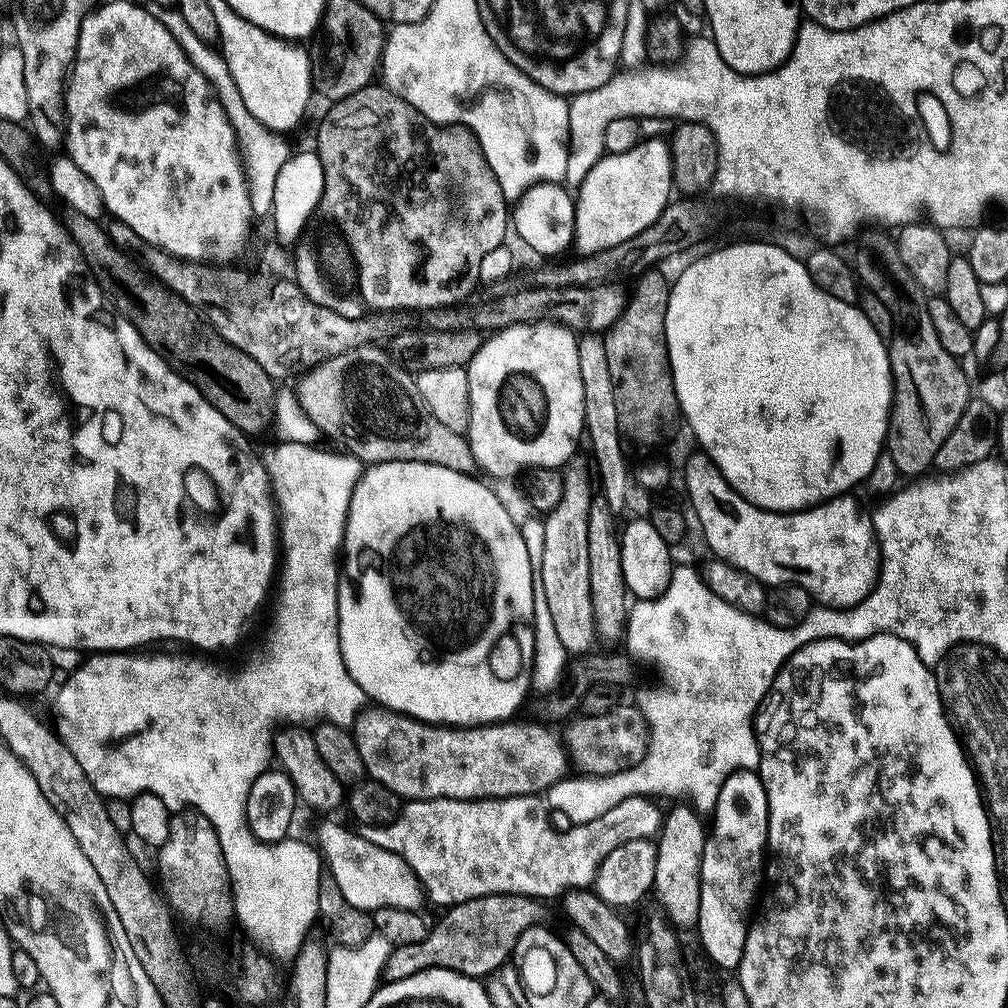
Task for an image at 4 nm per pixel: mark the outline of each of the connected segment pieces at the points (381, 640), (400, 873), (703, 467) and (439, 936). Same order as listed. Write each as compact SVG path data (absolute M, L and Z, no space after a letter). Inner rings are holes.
M382 462L363 469L348 507L342 545L342 575L336 588L338 630L344 665L365 697L372 696L377 705L403 712L416 720L441 726L487 726L507 721L520 708L524 695L529 695L534 654L534 586L526 542L522 542L520 524L512 521L504 504L473 475L446 470L426 462Z
M324 824L320 828L318 848L338 882L338 890L342 890L342 898L346 898L350 906L375 910L396 905L416 910L421 907L420 903L425 903L426 893L412 867L398 854L370 843L363 835L356 833L355 836L340 824Z
M706 454L692 456L684 464L684 488L688 491L688 500L692 503L692 508L696 511L696 520L700 523L700 528L704 531L704 540L708 543L708 548L713 557L718 560L725 560L730 566L758 578L765 586L775 586L778 584L797 584L806 589L812 595L813 601L817 605L830 608L852 608L855 604L861 604L867 596L872 593L872 589L878 583L880 575L880 545L876 543L876 532L872 529L871 515L860 509L860 504L855 500L855 495L845 494L836 496L832 500L826 500L823 504L813 504L810 508L805 508L803 512L771 512L765 508L759 508L757 504L752 504L744 496L739 494L728 485L728 480L716 469L716 464Z
M497 894L495 896L479 896L473 900L467 900L461 904L453 904L447 909L448 912L437 924L431 925L428 937L417 944L397 944L391 954L386 958L382 971L384 984L393 984L402 978L410 978L419 972L425 972L427 968L445 968L461 972L464 976L473 978L488 978L492 972L503 969L506 961L516 951L518 938L526 929L533 927L536 920L537 901L530 896L517 896L515 894Z

